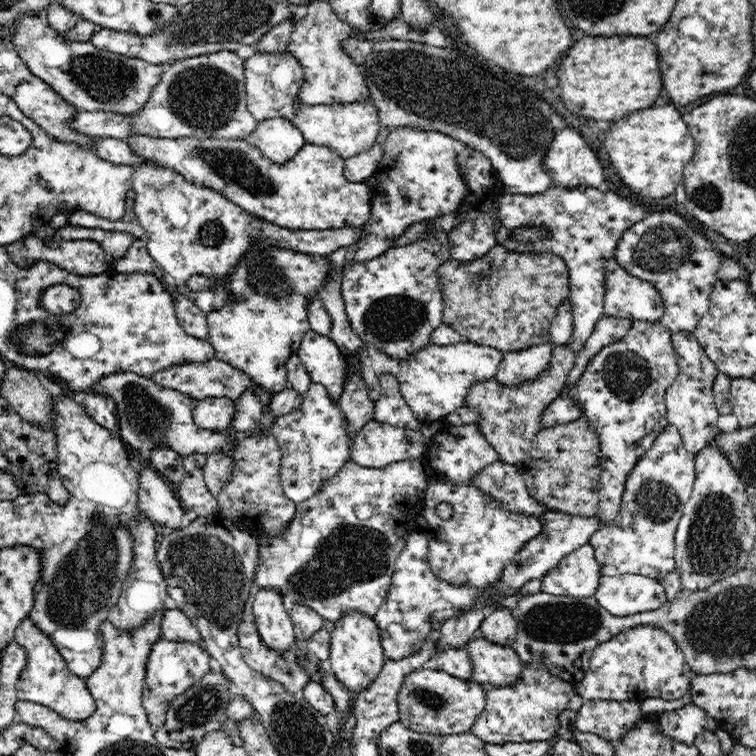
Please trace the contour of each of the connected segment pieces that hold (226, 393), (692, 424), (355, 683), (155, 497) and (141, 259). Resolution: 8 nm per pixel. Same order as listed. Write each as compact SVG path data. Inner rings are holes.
M216 358L206 363L188 363L184 366L168 367L163 371L155 372L155 374L151 376L151 379L164 388L171 388L172 390L188 395L197 401L218 397L224 397L235 401L240 398L244 392L248 392L249 390L251 394L256 394L257 398L260 399L260 404L262 406L262 418L260 418L259 422L261 435L271 433L272 424L279 418L276 413L270 411L270 404L272 404L272 398L274 398L274 391L272 391L272 389L266 389L263 388L263 385L255 384L255 381L251 380L250 376Z
M693 331L671 333L671 341L679 360L679 376L667 388L665 396L667 421L679 430L687 450L697 454L707 446L708 441L713 440L718 432L716 422L720 414L715 405L714 384L719 370L709 359Z
M348 609L331 629L331 650L328 663L331 673L353 694L368 688L384 667L386 654L380 637L379 625L372 615L360 609Z
M143 468L139 473L138 504L141 514L148 515L156 526L184 528L185 510L173 485L154 469Z
M134 232L131 236L133 237L132 244L128 248L128 252L112 264L111 271L116 273L139 272L154 275L163 284L166 292L171 296L174 295L175 291L177 291L175 283L164 274L147 251L147 233Z

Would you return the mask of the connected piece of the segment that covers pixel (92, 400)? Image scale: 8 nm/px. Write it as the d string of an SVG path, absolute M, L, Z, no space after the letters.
M94 390L87 392L82 404L86 407L86 411L90 413L92 420L96 424L103 425L112 434L112 437L119 440L120 429L116 415L115 400Z

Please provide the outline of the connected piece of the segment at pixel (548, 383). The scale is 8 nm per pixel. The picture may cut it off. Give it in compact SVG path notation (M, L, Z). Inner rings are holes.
M554 345L550 364L540 376L532 380L520 381L516 385L503 384L498 377L476 381L469 386L465 396L465 406L475 410L477 428L481 435L492 445L499 460L506 464L517 465L526 461L528 452L535 436L542 430L543 410L561 396L561 386L564 385L578 353L572 352L564 345Z

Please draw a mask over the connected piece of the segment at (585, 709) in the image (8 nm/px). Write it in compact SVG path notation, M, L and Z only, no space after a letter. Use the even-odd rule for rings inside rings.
M588 700L584 701L583 706L577 712L574 729L597 734L611 742L616 739L620 740L626 735L633 728L637 718L642 716L641 707L633 701Z

